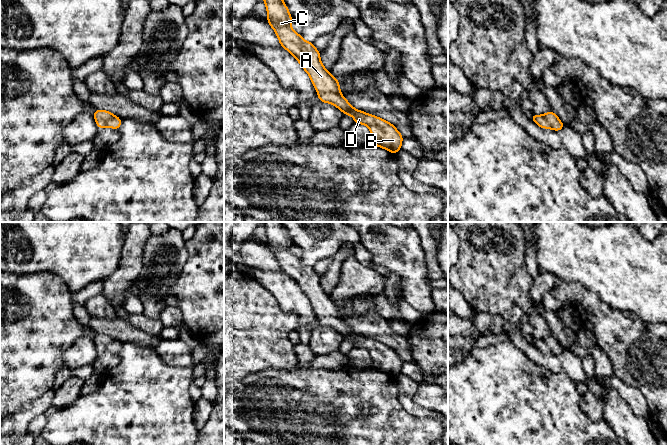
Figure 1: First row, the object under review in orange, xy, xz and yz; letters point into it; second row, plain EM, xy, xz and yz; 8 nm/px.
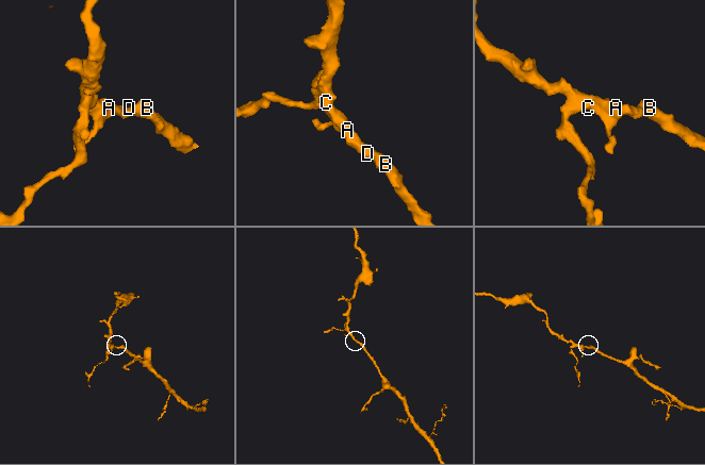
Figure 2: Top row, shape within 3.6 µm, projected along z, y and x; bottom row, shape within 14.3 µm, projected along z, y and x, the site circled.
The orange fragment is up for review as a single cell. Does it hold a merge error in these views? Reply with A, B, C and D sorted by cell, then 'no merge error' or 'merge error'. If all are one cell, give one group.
A B C D; no merge error

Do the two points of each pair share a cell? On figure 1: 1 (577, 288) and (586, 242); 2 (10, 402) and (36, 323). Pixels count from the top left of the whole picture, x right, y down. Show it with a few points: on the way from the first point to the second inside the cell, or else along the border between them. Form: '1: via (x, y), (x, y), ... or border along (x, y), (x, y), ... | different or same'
1: border along (562, 282), (580, 282), (597, 296) | different
2: via (10, 382), (10, 348), (16, 342) | same

